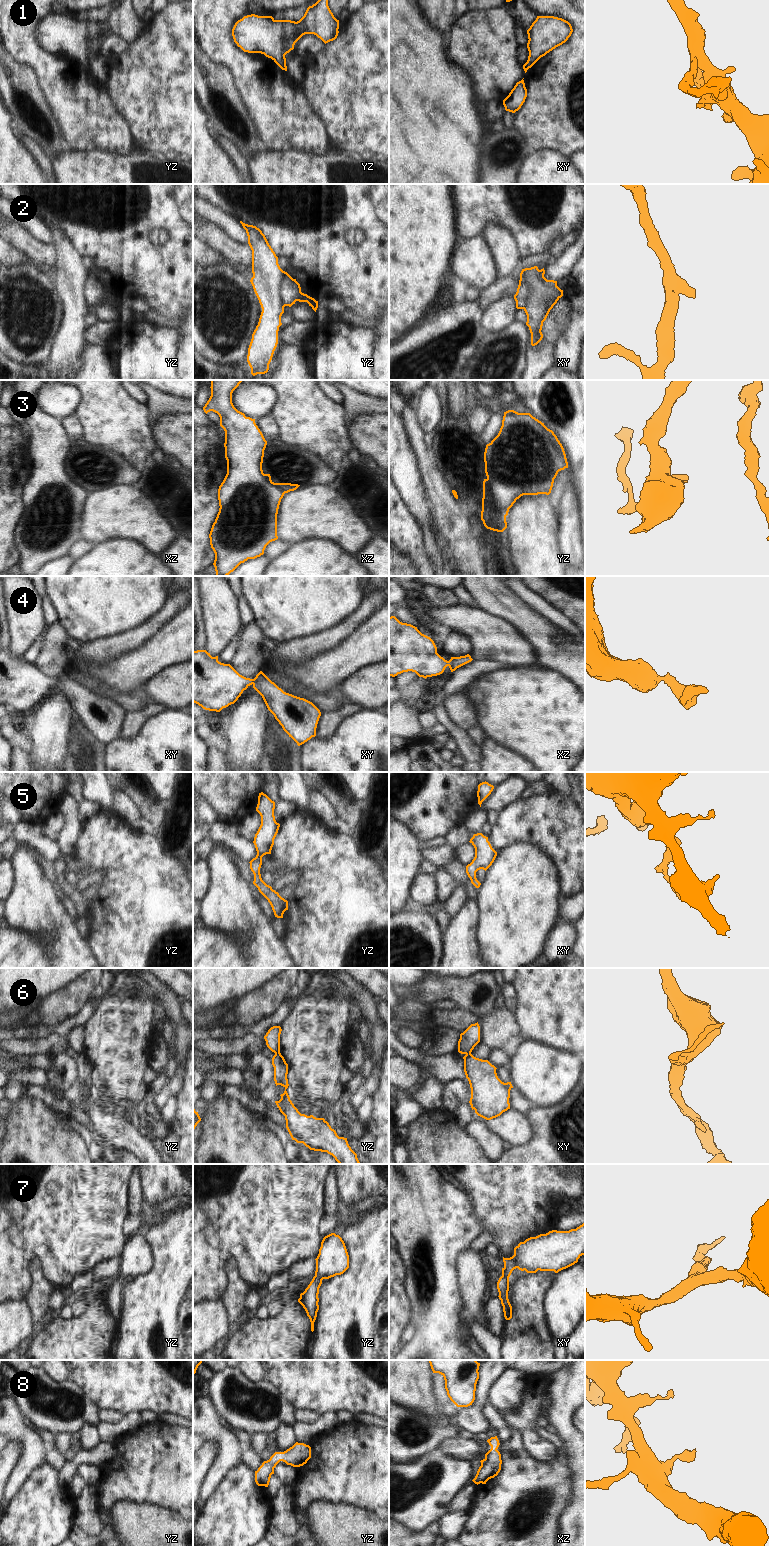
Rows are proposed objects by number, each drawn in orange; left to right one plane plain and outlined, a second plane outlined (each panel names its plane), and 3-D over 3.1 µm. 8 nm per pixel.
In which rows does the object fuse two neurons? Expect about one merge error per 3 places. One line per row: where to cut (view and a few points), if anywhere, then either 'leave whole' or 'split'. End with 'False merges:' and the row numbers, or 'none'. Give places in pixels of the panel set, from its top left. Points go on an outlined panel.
1: cut none; leave whole
2: cut yz (285, 272), (280, 286), (280, 299), (283, 306); split
3: cut none; leave whole
4: cut none; leave whole
5: cut none; leave whole
6: cut yz (279, 1051), (275, 1054); split
7: cut none; leave whole
8: cut none; leave whole
False merges: 2, 6

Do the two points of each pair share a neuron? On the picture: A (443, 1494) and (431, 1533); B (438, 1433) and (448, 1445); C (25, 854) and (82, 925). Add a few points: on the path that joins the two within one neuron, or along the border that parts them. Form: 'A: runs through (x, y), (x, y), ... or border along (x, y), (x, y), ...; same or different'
A: border along (437, 1520), (429, 1523), (423, 1529), (414, 1532); different
B: border along (457, 1436), (444, 1439), (436, 1448); different
C: border along (76, 926), (78, 931), (87, 938); different

